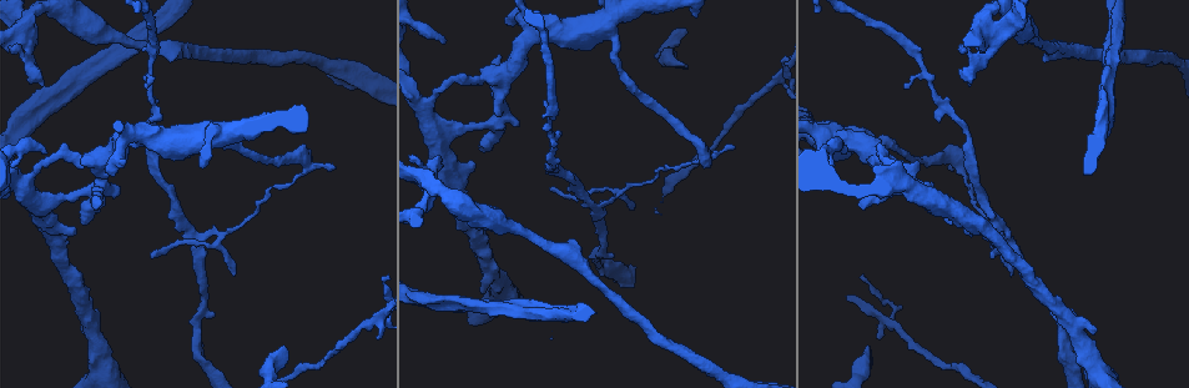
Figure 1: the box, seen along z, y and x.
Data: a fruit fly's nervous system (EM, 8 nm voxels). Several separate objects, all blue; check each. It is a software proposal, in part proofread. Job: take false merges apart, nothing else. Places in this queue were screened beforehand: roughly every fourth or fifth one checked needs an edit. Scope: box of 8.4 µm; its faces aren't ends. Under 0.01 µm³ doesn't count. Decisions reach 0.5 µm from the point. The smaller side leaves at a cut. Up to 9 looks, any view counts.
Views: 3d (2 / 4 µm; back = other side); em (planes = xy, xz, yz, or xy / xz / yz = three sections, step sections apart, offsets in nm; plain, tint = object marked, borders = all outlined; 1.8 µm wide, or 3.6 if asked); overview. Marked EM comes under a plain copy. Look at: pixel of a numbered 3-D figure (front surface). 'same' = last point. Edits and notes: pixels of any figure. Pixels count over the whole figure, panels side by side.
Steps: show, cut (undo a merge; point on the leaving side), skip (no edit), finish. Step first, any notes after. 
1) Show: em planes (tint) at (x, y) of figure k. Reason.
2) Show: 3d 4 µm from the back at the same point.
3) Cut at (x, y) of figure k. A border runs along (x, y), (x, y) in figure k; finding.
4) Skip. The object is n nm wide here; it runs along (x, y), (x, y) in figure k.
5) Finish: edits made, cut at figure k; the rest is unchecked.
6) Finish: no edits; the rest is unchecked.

Show: em yz step 4 (tint) at (1008, 235) of figure 1. Arms part here.

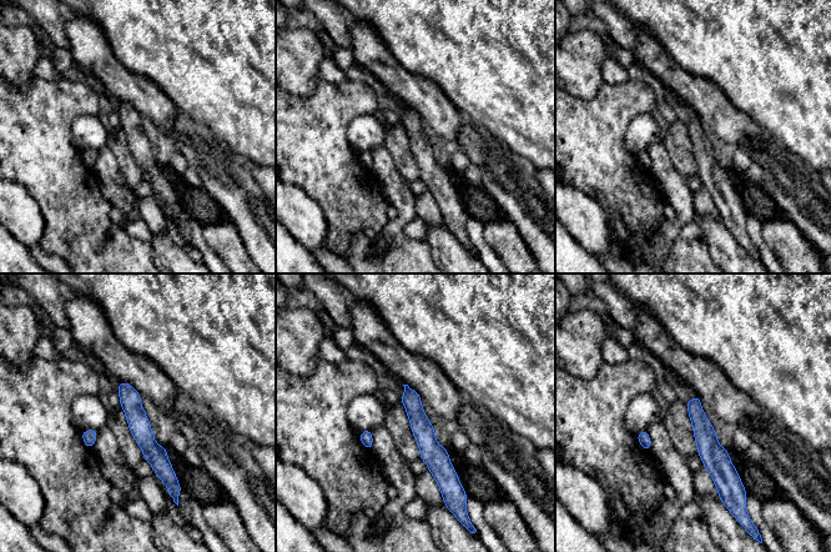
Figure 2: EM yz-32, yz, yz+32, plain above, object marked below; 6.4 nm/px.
Show: em planes (borders) at the same point. Another direction.

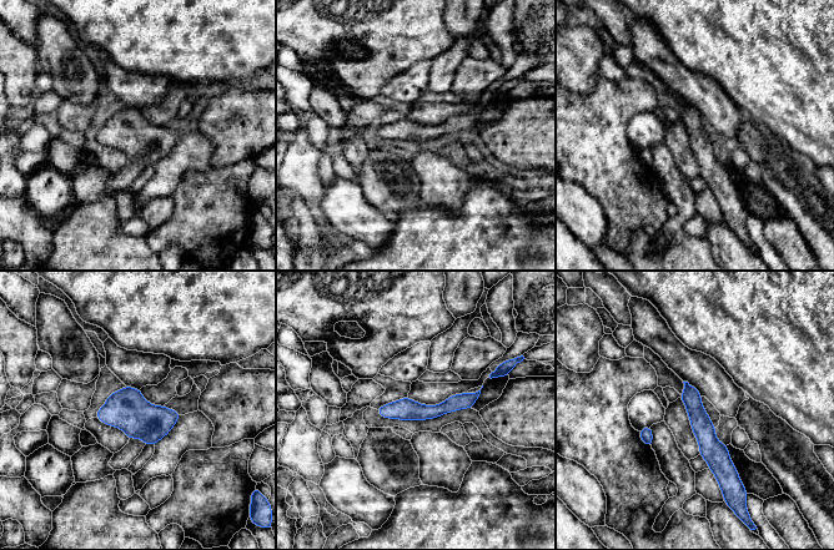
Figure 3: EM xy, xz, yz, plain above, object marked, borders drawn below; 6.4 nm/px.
Skip. It runs along (687, 387), (722, 480) in figure 3; all the same neuron.

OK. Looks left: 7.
Show: em xz step 16 (tint) at (299, 177) of figure 1. Calibre changes.

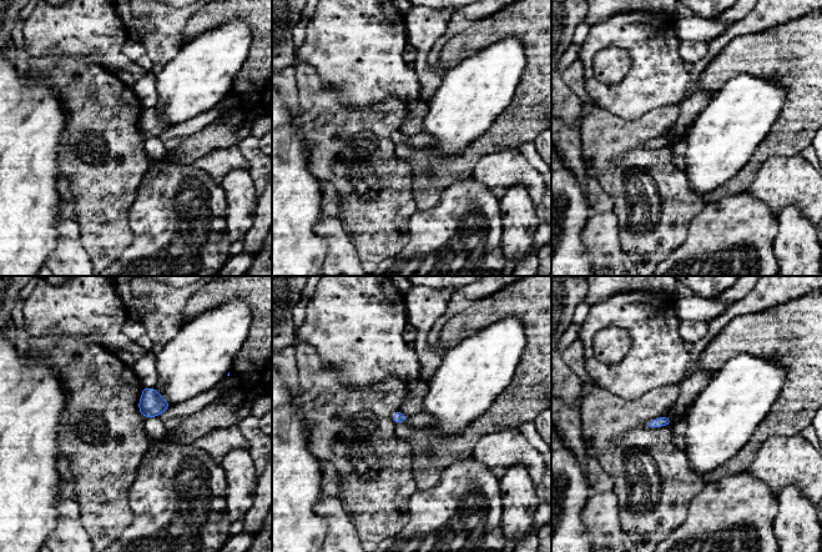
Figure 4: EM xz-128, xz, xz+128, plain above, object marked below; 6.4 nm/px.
Show: em planes (tint) at the same point.

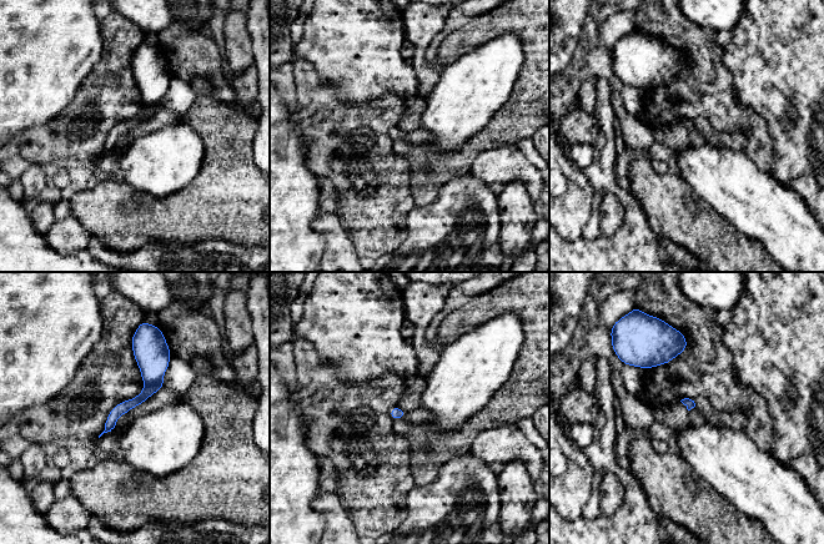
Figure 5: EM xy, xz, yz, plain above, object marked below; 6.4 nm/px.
Cut at (124, 407) of figure 5. Two neurons meet here.

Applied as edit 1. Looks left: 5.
Show: em yz step 8 (tint) at (140, 136) of figure 1. Four arms meet.

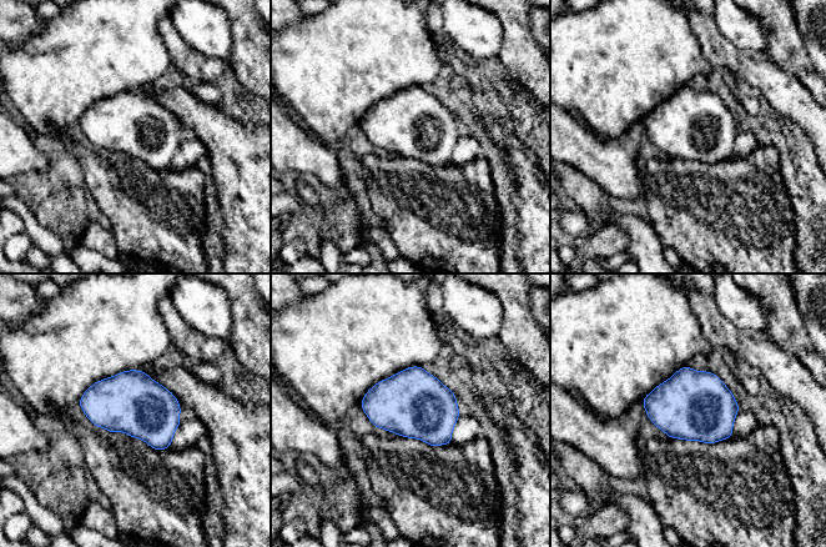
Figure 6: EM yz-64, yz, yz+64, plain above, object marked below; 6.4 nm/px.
Show: em planes (tint) at the same point. Cut it another way.

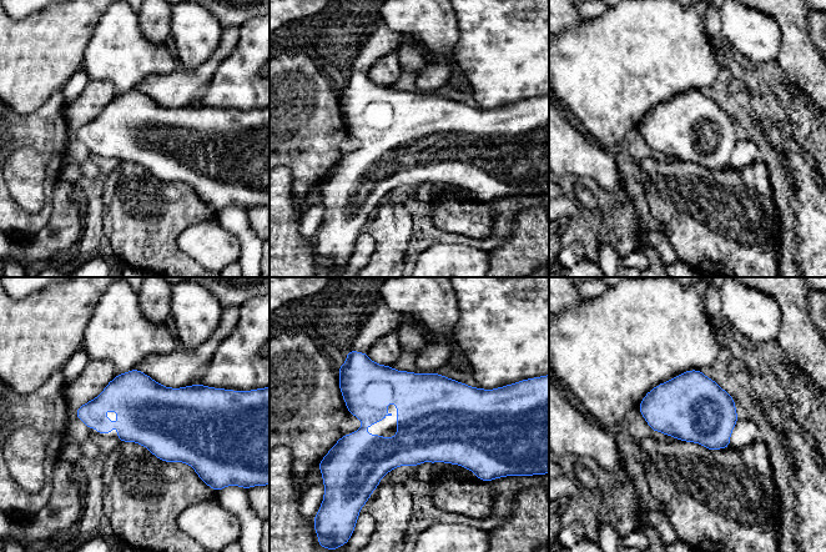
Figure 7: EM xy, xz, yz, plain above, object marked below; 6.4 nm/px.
Skip. One neuron here.

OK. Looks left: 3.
Show: 3d 4 µm at (26, 26) of figure 1. A fork.

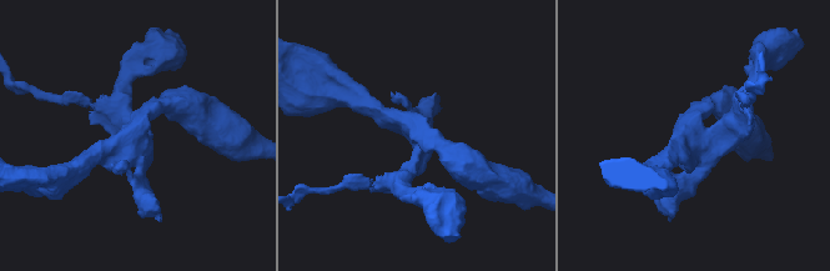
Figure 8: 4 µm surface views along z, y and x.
Show: em planes (tint) at (416, 131) of figure 8. Now the EM.

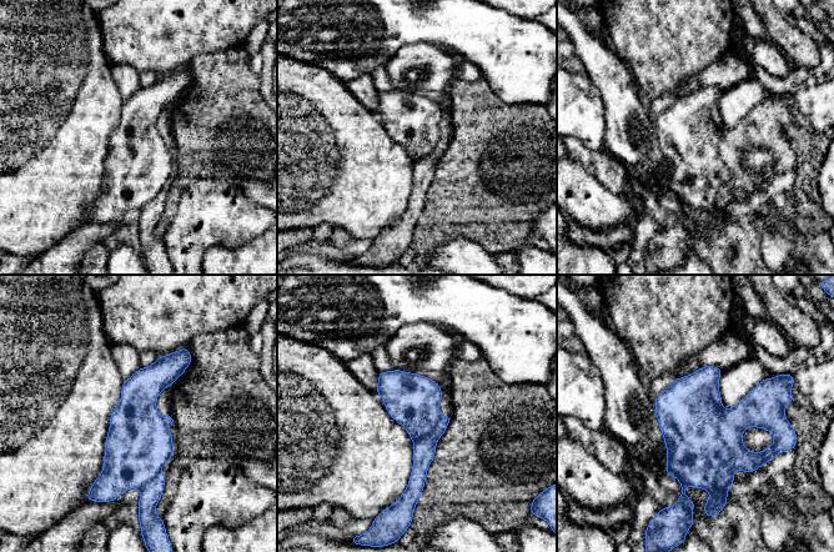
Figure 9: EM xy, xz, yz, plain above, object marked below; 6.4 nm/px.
Cut at (735, 420) of figure 9. A border runs along (724, 410), (728, 458), (708, 490) in figure 9; a second neuron is stuck on.

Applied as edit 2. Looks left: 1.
Finish: edits made, cut at figure 5, cut at figure 9; the rest is unchecked.

